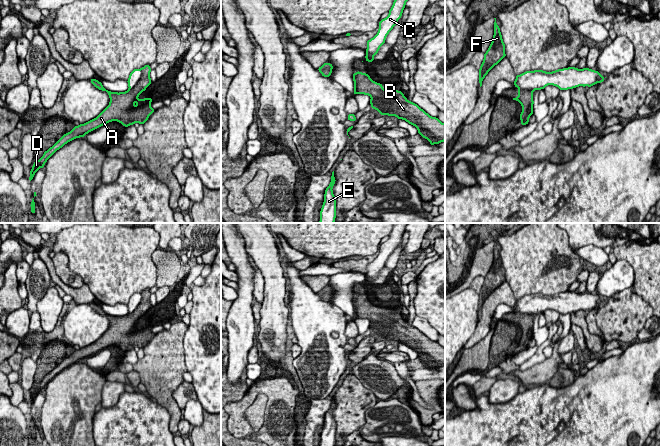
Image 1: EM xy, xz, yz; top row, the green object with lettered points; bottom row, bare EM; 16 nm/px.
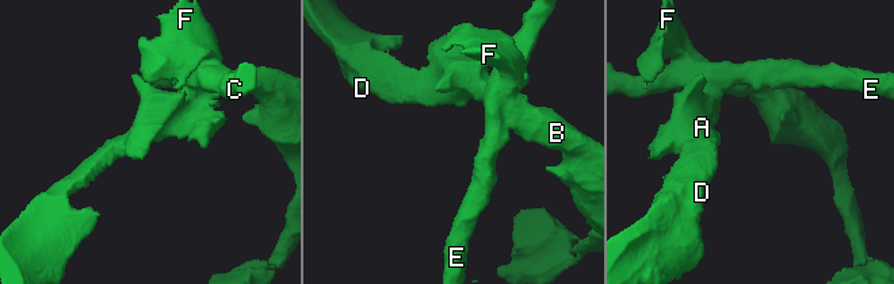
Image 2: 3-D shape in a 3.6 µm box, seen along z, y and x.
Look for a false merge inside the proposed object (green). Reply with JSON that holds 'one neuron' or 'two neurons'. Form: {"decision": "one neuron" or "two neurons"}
{"decision": "two neurons"}

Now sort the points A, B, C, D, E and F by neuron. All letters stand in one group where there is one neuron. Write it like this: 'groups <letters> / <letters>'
groups A B D F / C E

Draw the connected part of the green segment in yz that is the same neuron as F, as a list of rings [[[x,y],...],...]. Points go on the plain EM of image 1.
[[[496,242],[494,246],[494,259],[492,262],[492,266],[484,278],[484,284],[479,293],[479,307],[480,311],[482,310],[482,305],[488,296],[497,289],[504,281],[505,278],[505,268],[502,264],[502,259],[500,256],[500,252],[496,247]]]

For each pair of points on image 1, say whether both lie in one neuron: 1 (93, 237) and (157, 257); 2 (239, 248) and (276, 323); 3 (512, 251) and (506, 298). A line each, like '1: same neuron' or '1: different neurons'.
1: different neurons
2: different neurons
3: different neurons

